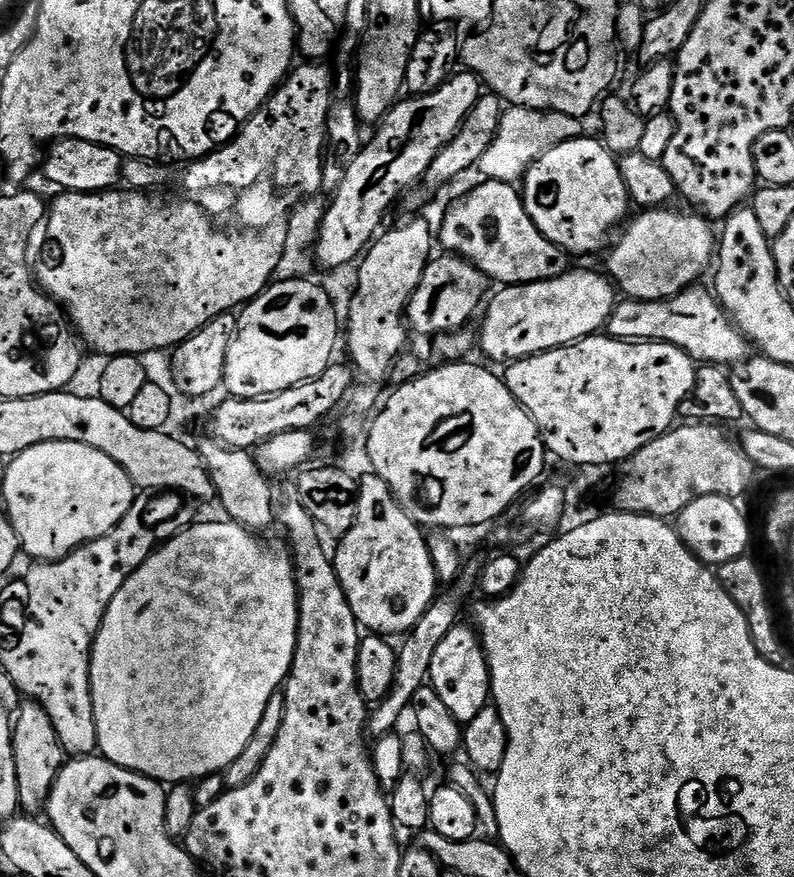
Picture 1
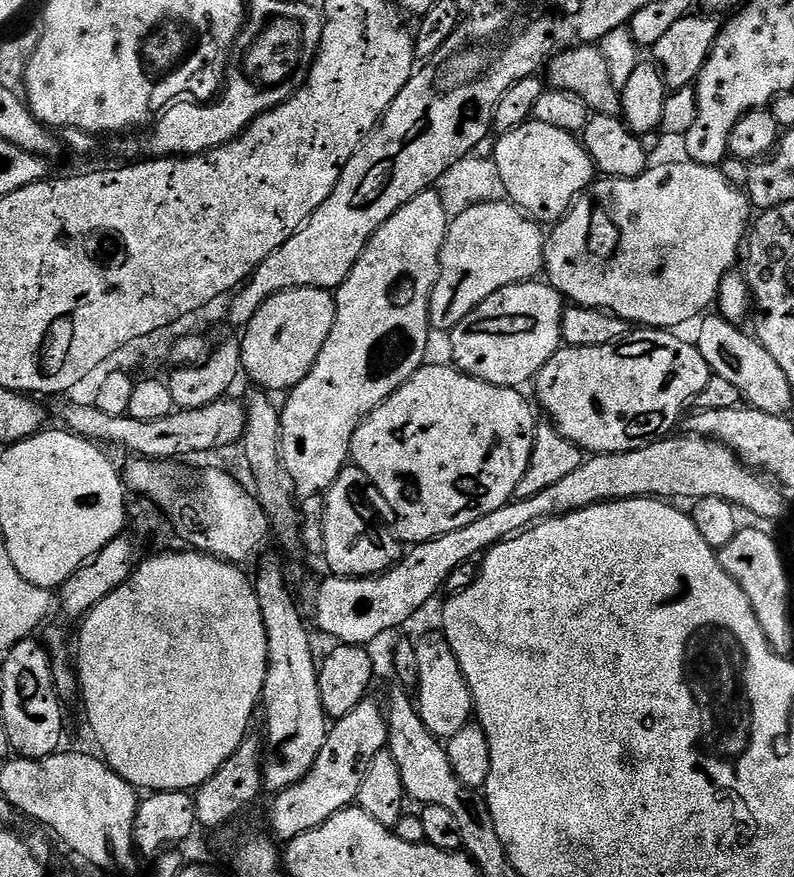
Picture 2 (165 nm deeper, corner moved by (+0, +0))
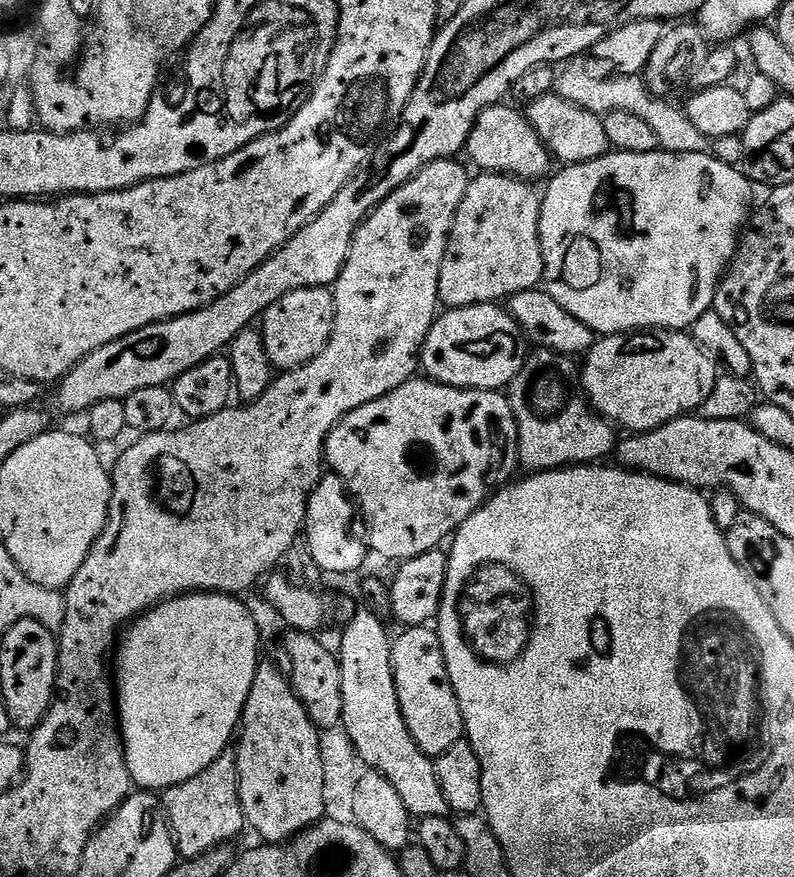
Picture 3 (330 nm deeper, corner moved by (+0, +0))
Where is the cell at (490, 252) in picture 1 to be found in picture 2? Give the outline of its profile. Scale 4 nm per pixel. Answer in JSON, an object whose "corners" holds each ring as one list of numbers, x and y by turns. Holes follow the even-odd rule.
{"corners":[[653,163,640,176,634,178,600,178,592,187,572,205,572,211,547,233,544,241,544,272,547,283,551,284,561,296,567,298,573,305,581,308,602,308,614,316,627,320,629,325,644,328,659,328,661,330,679,329,679,324,695,321,701,314,707,313,708,307,717,303,720,294,720,283,727,272,737,267,736,255,741,255,746,233,750,228,750,201,743,191,740,192,720,173,719,167,711,164,656,164]]}

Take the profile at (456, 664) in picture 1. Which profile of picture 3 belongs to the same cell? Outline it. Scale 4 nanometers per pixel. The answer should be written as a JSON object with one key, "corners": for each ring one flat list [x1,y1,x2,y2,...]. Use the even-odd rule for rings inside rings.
{"corners":[[405,627,392,646,392,673,396,679,402,718,418,746,428,756,441,756,454,742,465,739,464,719,446,670,439,631,431,627]]}

